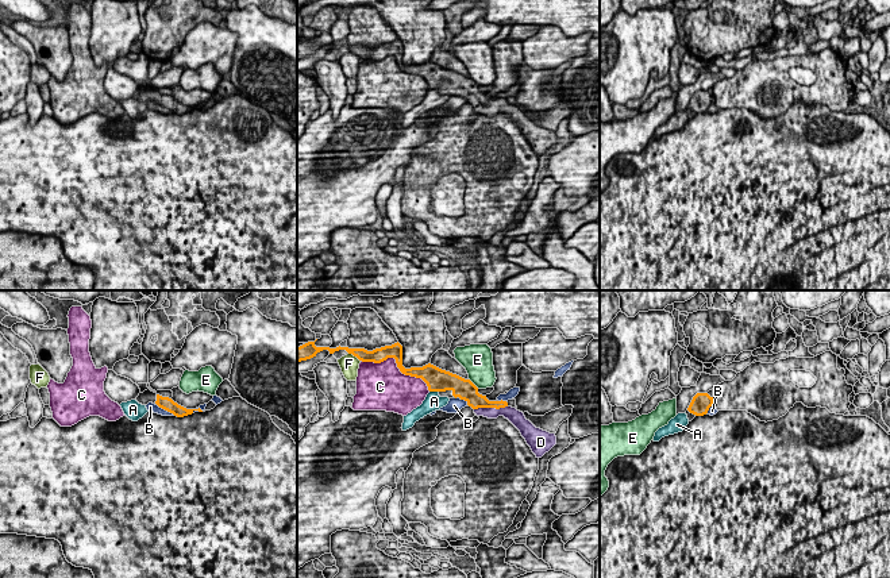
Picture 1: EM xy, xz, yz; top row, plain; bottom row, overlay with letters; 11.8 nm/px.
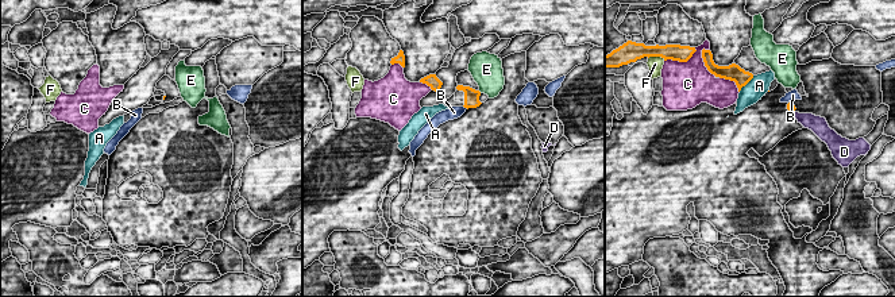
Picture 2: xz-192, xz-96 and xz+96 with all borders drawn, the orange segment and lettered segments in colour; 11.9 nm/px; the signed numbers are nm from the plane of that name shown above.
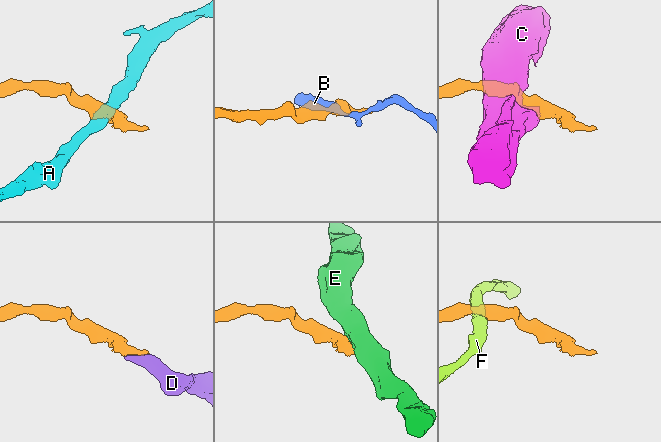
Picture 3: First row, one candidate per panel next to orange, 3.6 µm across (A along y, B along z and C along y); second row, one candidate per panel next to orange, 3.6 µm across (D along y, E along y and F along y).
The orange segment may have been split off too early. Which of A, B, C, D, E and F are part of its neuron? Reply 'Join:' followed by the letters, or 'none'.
Join: D

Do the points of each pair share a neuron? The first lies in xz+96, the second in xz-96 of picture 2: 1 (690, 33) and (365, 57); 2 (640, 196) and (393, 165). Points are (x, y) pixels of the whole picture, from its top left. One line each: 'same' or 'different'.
1: same
2: same

